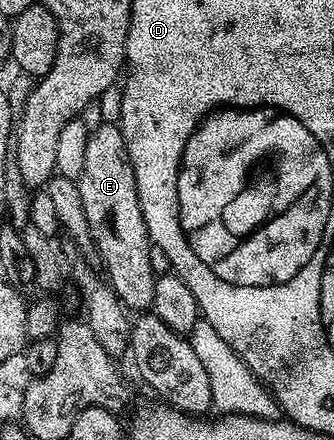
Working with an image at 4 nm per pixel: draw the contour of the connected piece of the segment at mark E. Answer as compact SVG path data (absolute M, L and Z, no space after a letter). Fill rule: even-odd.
M119 125L97 127L84 146L84 171L78 174L82 208L86 208L86 220L99 261L104 261L104 270L108 273L107 285L129 311L144 312L151 307L158 276L150 268L152 243L138 200L134 168Z

